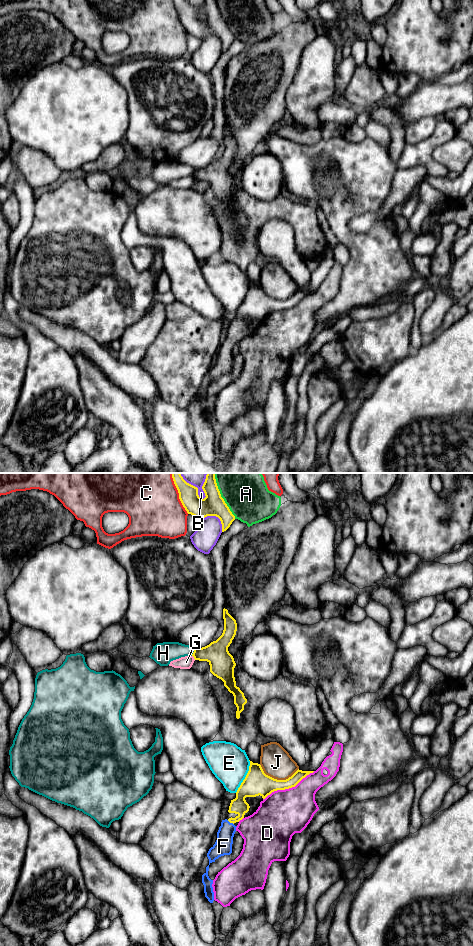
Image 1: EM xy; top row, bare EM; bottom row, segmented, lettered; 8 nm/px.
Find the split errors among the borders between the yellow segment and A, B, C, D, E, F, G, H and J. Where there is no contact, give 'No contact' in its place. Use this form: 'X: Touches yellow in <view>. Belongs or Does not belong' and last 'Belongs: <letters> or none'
A: Touches yellow in xy. Does not belong
B: Touches yellow in xy. Does not belong
C: Touches yellow in xy. Does not belong
D: Touches yellow in xy. Does not belong
E: Touches yellow in xy. Does not belong
F: Touches yellow in xy. Belongs
G: Touches yellow in xy. Does not belong
H: Touches yellow in xy. Does not belong
J: Touches yellow in xy. Does not belong
Belongs: F

